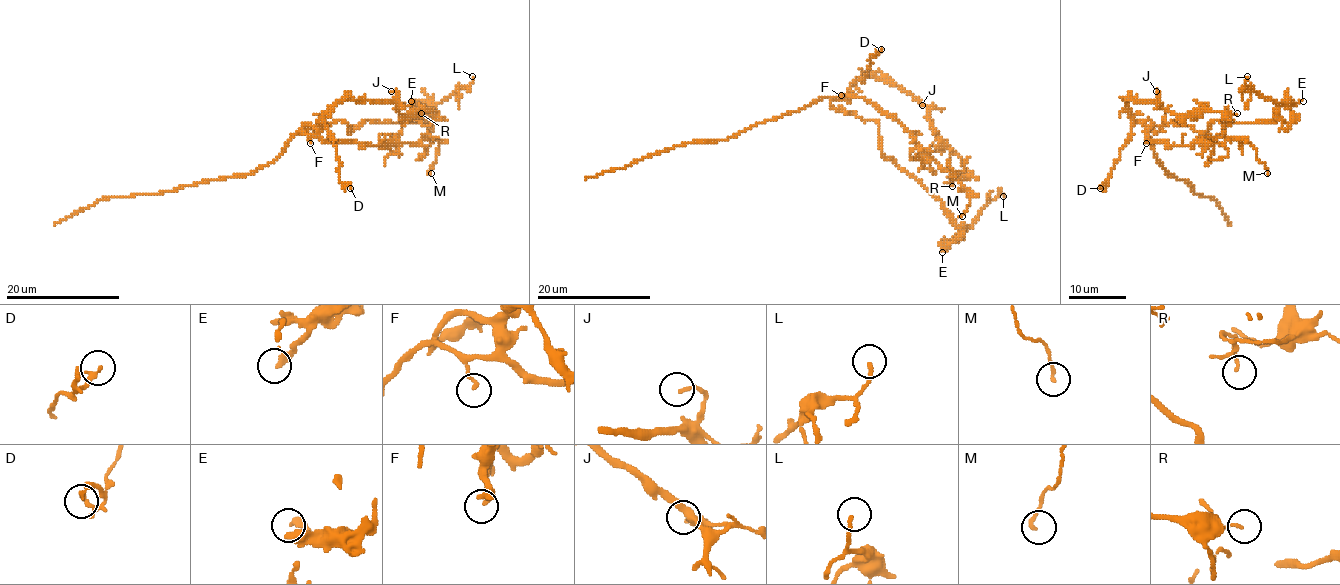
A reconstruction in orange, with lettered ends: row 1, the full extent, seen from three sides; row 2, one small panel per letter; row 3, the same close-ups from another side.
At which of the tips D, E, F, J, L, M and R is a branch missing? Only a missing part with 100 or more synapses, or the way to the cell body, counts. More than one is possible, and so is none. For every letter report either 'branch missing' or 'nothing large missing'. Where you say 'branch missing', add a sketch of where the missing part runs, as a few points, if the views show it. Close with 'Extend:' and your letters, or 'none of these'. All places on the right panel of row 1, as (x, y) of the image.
D: nothing large missing
E: nothing large missing
F: nothing large missing
J: nothing large missing
L: nothing large missing
M: nothing large missing
R: nothing large missing
Extend: none of these

